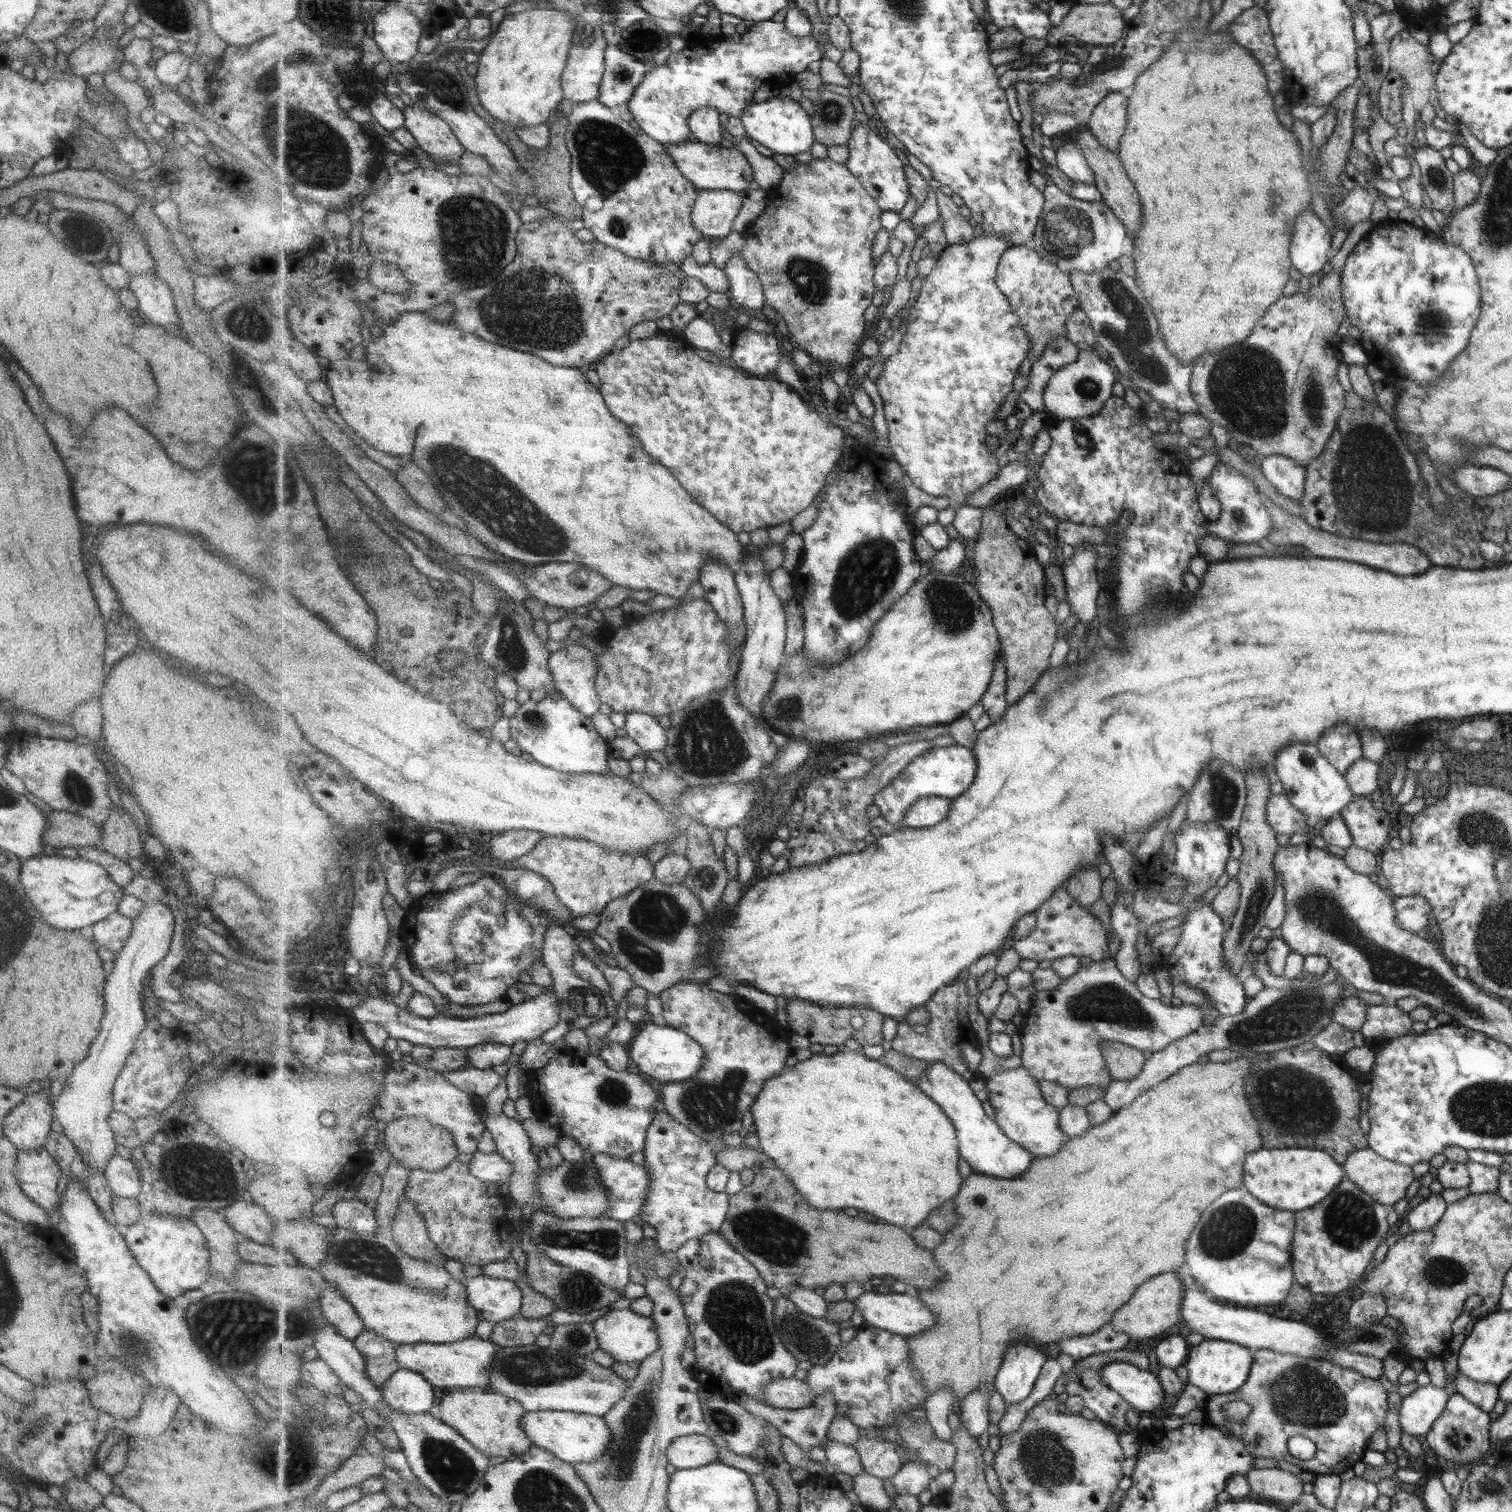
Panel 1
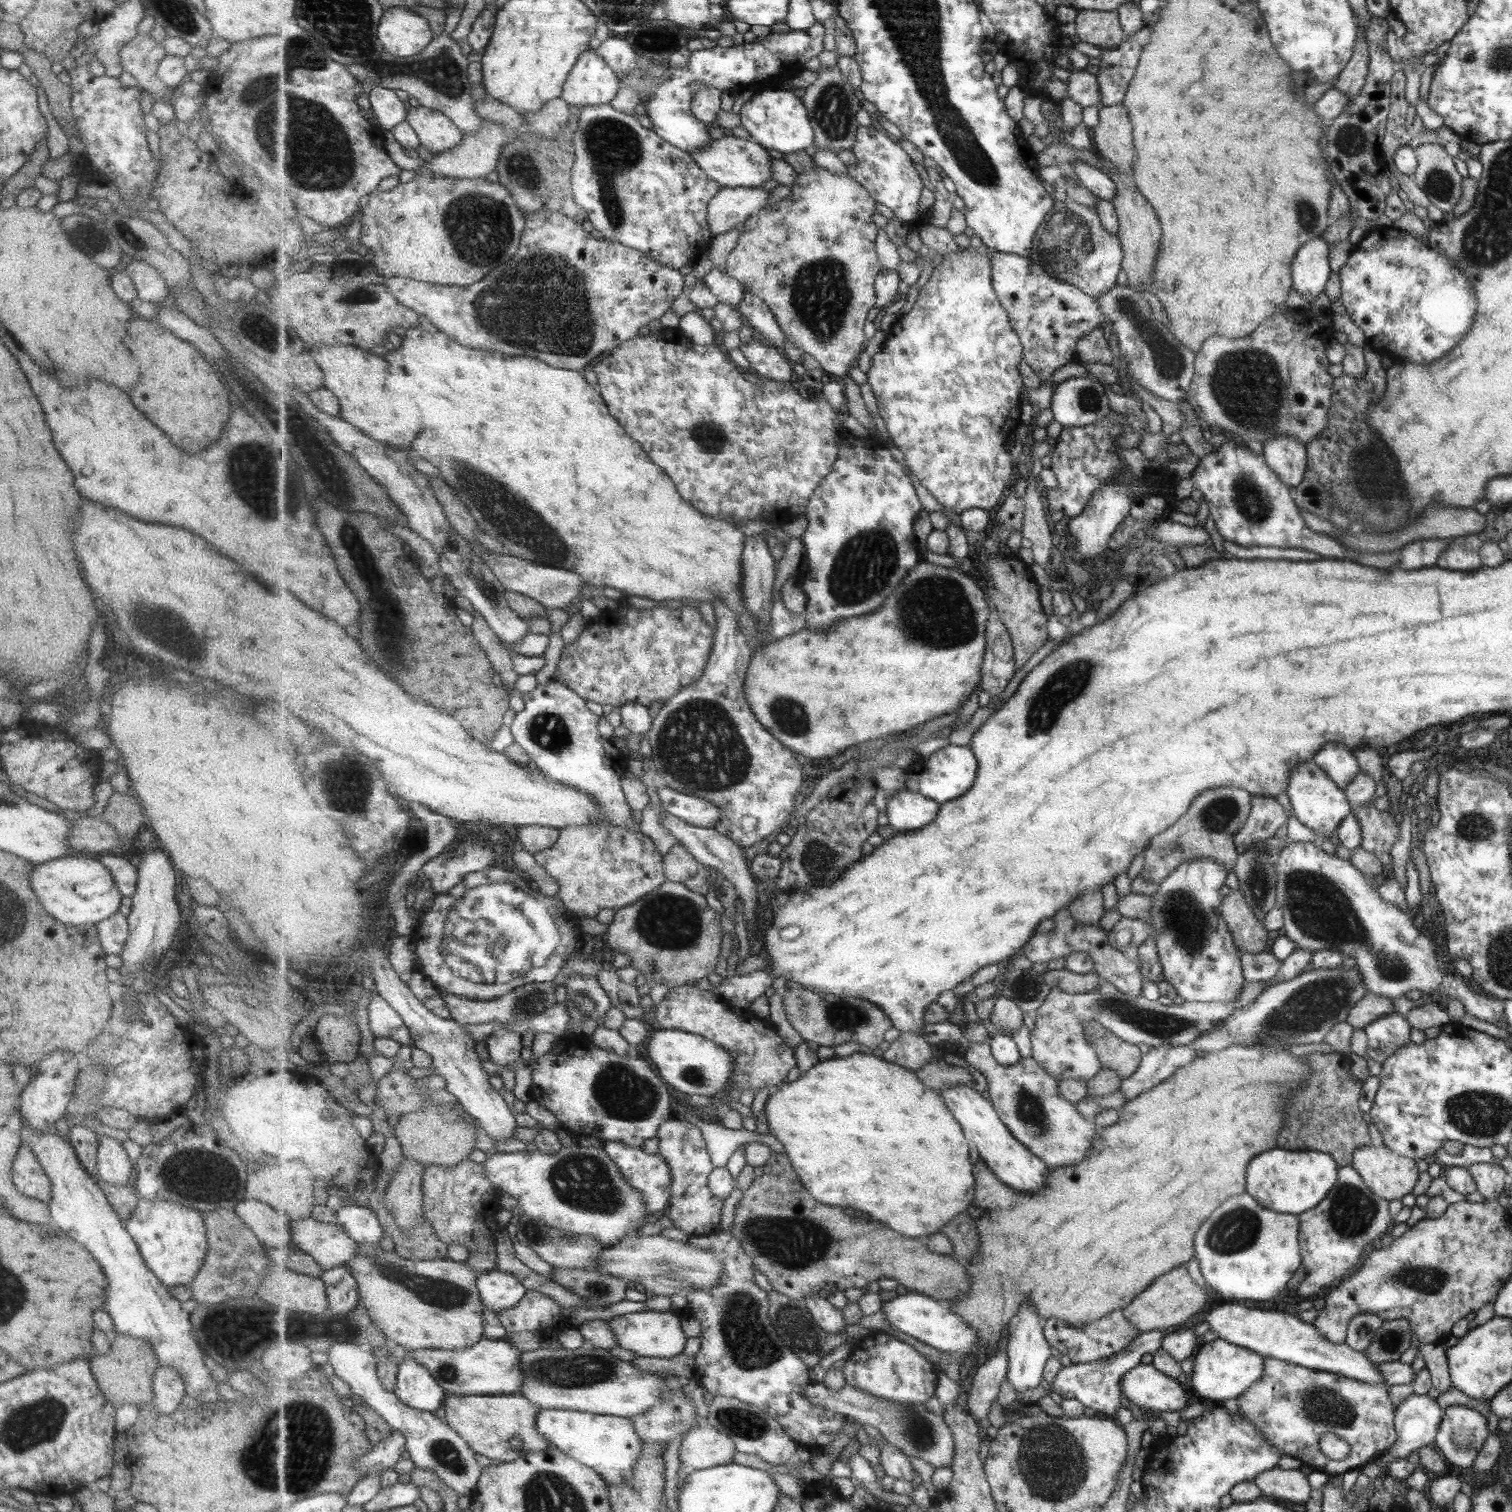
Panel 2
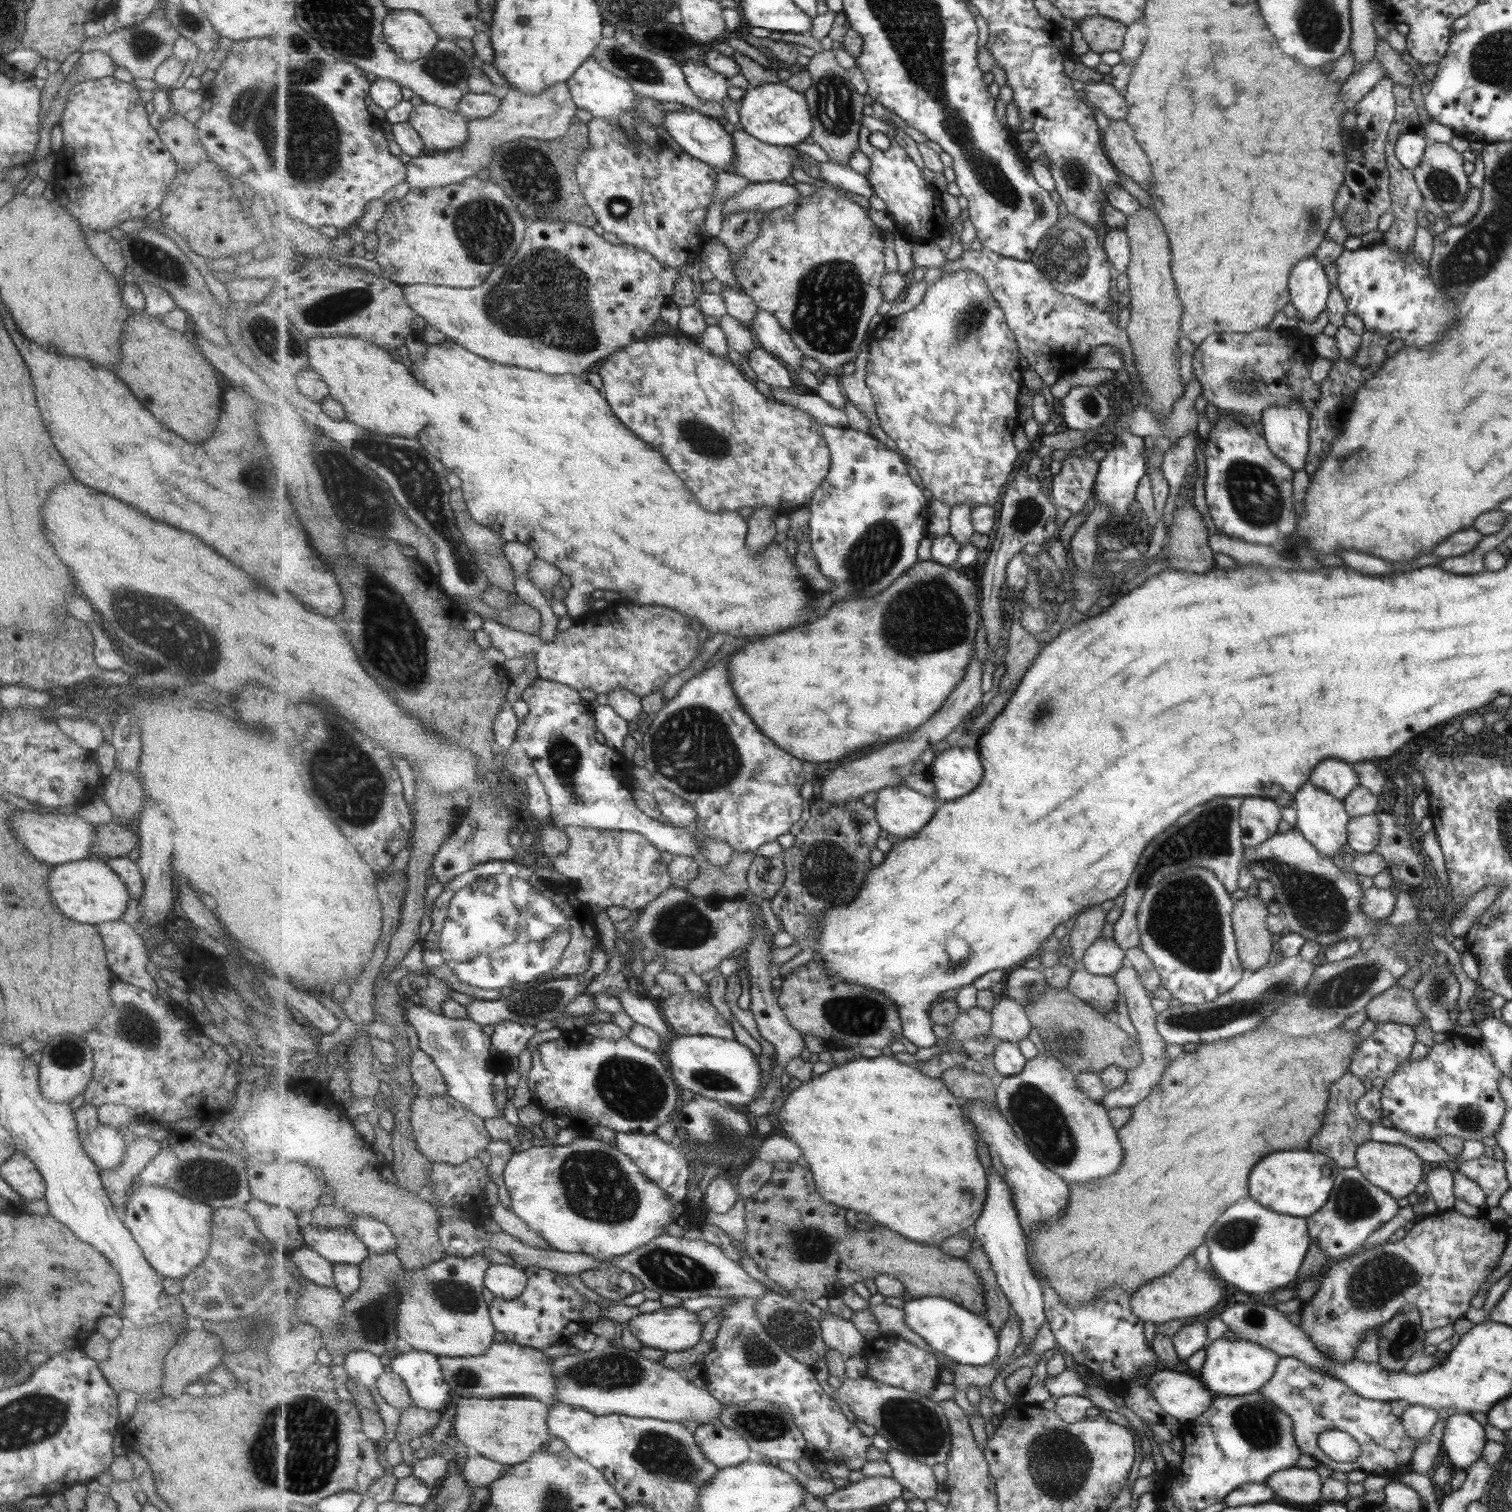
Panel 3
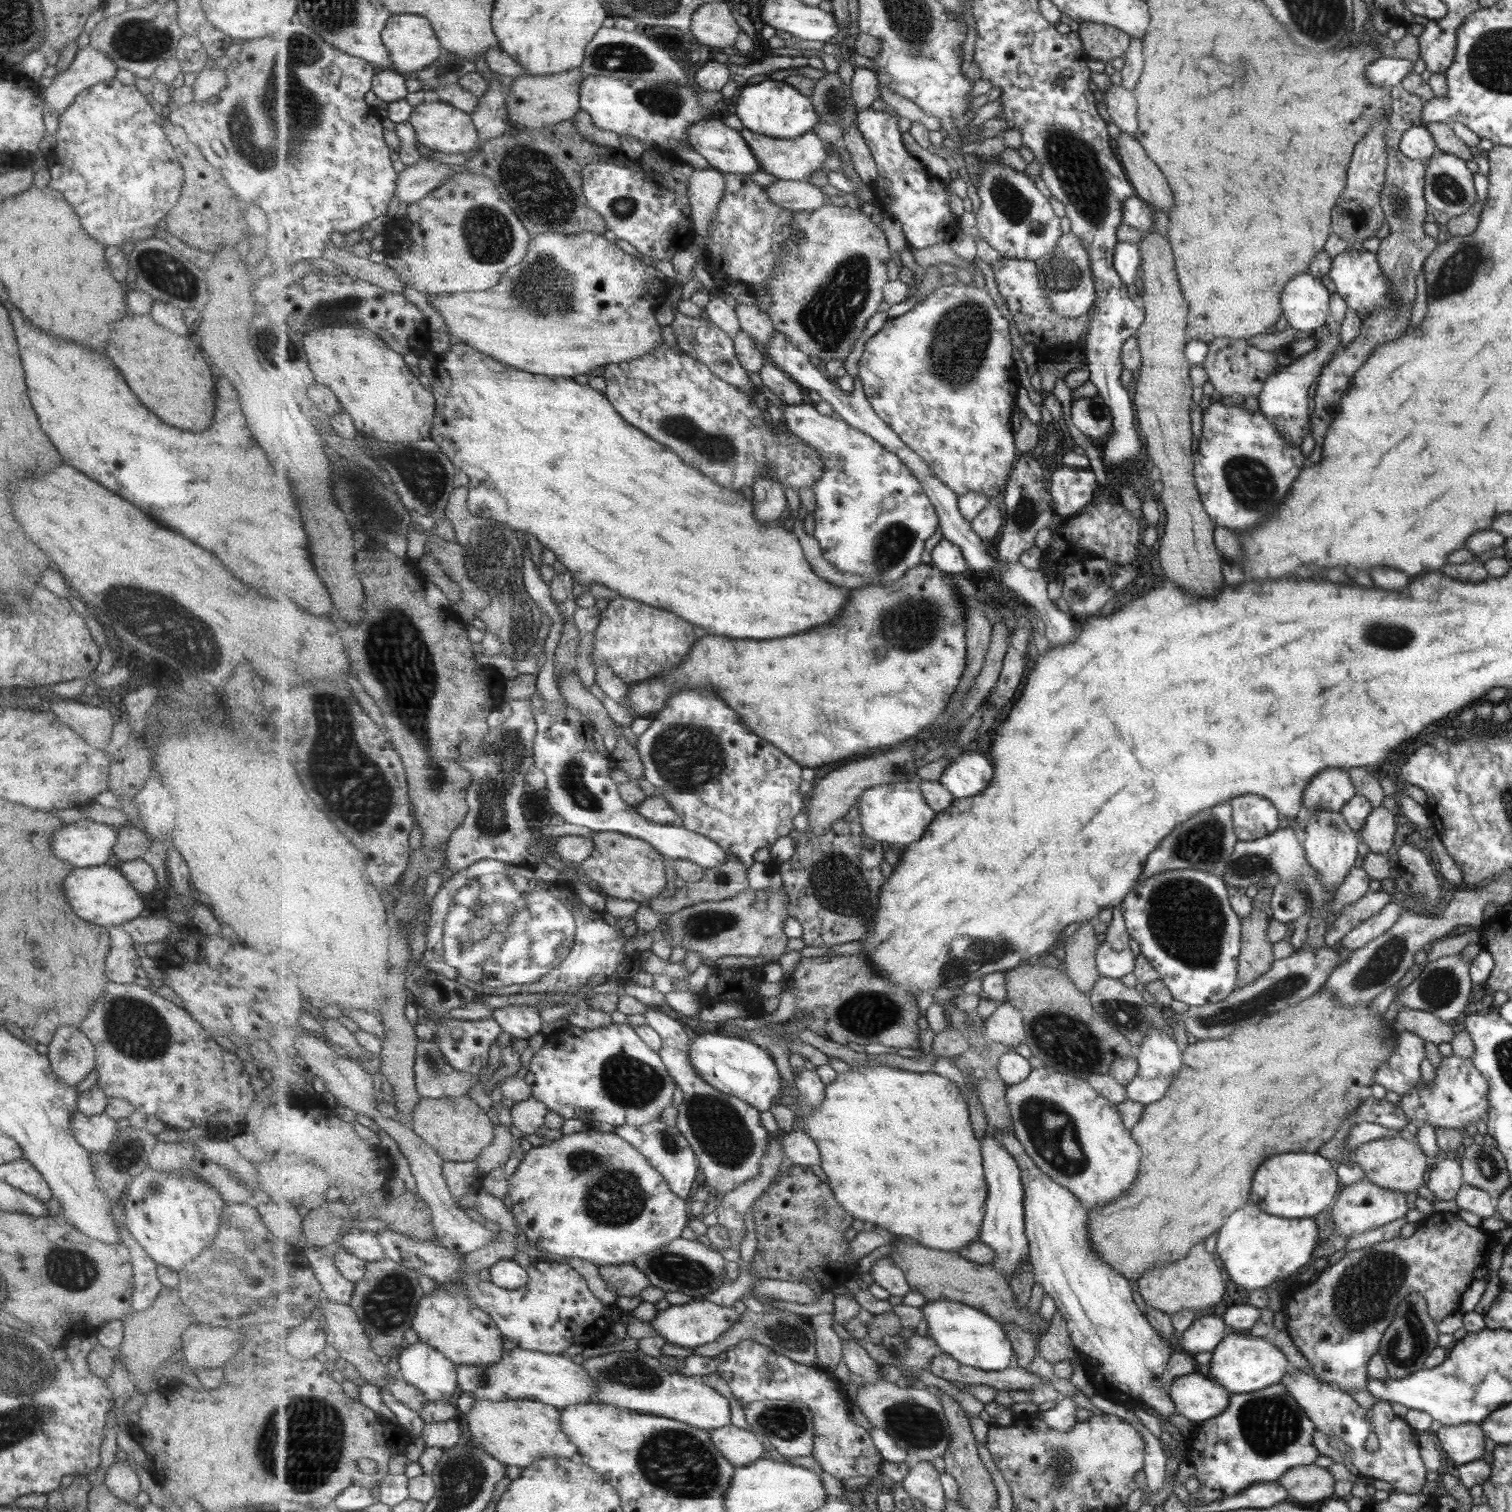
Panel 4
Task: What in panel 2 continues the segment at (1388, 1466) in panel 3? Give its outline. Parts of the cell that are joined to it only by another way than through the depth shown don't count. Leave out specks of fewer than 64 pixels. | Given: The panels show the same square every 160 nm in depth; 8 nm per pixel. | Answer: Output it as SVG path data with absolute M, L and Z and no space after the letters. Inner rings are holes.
M1264 1357L1260 1378L1236 1400L1236 1415L1257 1428L1280 1456L1297 1458L1330 1477L1373 1462L1397 1440L1393 1432L1393 1404L1387 1398L1385 1383L1367 1384L1341 1373L1314 1371ZM1325 1433L1339 1437L1351 1448L1343 1460L1332 1461L1319 1450L1319 1439Z

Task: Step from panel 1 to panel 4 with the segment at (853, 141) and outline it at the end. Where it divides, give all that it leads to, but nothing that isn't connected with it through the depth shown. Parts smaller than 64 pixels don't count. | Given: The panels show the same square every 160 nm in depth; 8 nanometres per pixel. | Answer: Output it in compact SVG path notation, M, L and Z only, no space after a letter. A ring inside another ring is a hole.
M865 108L858 114L859 130L878 164L879 176L872 185L877 202L903 226L909 247L914 250L935 246L937 242L949 244L961 230L959 217L952 212L947 184L943 184L938 177L933 178L919 159L907 152L897 122L899 120L894 112Z

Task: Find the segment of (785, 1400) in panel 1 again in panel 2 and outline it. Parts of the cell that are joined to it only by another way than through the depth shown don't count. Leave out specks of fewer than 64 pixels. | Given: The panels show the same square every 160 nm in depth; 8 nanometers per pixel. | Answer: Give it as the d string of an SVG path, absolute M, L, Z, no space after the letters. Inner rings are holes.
M811 1382L804 1388L804 1396L809 1402L853 1418L859 1424L867 1424L877 1428L887 1442L900 1448L907 1456L923 1459L935 1469L951 1467L956 1455L956 1440L944 1419L937 1416L924 1404L901 1404L893 1400L885 1400L880 1396L869 1394L856 1386L847 1385L835 1392L829 1390L824 1383Z

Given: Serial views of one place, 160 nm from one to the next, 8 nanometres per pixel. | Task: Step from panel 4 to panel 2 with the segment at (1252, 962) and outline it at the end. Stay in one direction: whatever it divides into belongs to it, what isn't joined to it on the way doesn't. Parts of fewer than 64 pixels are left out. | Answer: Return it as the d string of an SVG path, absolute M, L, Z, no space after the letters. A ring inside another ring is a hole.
M1229 890L1222 896L1218 914L1223 918L1229 932L1232 932L1238 949L1247 954L1263 952L1267 931L1264 925L1253 916L1252 909L1248 907L1239 890Z

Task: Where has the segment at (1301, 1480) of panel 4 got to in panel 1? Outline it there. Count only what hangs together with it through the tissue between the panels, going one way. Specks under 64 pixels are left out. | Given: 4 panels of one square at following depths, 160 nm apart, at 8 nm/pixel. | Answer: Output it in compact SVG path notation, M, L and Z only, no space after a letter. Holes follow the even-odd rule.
M1277 1467L1251 1469L1243 1475L1249 1487L1249 1492L1244 1496L1247 1500L1287 1505L1303 1494L1302 1482L1297 1475Z

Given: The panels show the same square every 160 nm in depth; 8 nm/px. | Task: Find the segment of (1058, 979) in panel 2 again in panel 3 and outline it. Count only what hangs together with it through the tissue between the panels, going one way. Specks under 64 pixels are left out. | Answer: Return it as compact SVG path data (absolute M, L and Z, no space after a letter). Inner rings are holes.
M1075 969L1067 989L1101 1012L1103 1016L1110 1019L1114 1018L1116 1000L1119 994L1111 977L1097 976L1089 974L1086 970Z

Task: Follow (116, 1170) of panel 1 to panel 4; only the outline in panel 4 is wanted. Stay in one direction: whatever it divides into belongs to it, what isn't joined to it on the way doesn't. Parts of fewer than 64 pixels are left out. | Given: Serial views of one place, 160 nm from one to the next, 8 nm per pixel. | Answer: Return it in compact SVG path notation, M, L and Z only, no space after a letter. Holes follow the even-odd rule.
M78 1110L73 1113L71 1128L75 1140L90 1154L111 1151L113 1139L118 1131L115 1121L104 1112L85 1116Z

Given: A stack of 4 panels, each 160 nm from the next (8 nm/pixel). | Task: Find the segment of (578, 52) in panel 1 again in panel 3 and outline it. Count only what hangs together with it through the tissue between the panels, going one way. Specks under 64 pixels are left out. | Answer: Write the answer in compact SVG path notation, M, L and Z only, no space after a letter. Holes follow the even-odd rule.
M591 55L568 80L568 85L575 101L575 104L581 110L588 110L594 117L605 117L608 119L617 119L628 110L632 110L635 116L646 118L654 127L655 124L664 128L664 118L668 111L657 108L661 101L655 98L642 98L638 96L634 86L624 78L619 78L613 72L609 72L601 66L601 63Z

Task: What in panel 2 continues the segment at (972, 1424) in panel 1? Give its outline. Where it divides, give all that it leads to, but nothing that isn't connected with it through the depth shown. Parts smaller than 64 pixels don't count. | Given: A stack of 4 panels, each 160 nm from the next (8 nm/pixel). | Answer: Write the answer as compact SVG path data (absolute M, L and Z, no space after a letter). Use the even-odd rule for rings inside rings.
M1004 1342L993 1357L971 1373L971 1390L967 1407L977 1421L989 1416L989 1410L993 1402L998 1400L1003 1383L1007 1380L1008 1368L1009 1357Z

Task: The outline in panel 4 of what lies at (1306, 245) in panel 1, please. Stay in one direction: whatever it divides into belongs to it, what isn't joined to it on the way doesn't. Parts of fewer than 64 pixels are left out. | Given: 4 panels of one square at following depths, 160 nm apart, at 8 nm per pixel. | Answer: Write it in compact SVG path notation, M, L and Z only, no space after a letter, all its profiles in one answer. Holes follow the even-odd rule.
M1308 271L1289 279L1281 296L1287 328L1310 334L1319 329L1327 318L1327 298L1325 286Z

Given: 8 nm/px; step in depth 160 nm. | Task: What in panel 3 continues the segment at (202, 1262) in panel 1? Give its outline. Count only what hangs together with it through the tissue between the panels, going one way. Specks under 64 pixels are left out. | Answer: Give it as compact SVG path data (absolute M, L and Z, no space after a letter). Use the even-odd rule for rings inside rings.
M138 1184L129 1192L122 1224L142 1250L149 1266L163 1278L180 1281L207 1256L214 1209L165 1188Z

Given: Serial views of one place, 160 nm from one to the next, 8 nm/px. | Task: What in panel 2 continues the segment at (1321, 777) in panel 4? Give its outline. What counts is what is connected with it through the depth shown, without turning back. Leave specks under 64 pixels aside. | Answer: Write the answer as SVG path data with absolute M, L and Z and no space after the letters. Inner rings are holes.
M1325 744L1312 759L1341 790L1352 782L1360 768L1355 754L1345 750L1341 744Z

